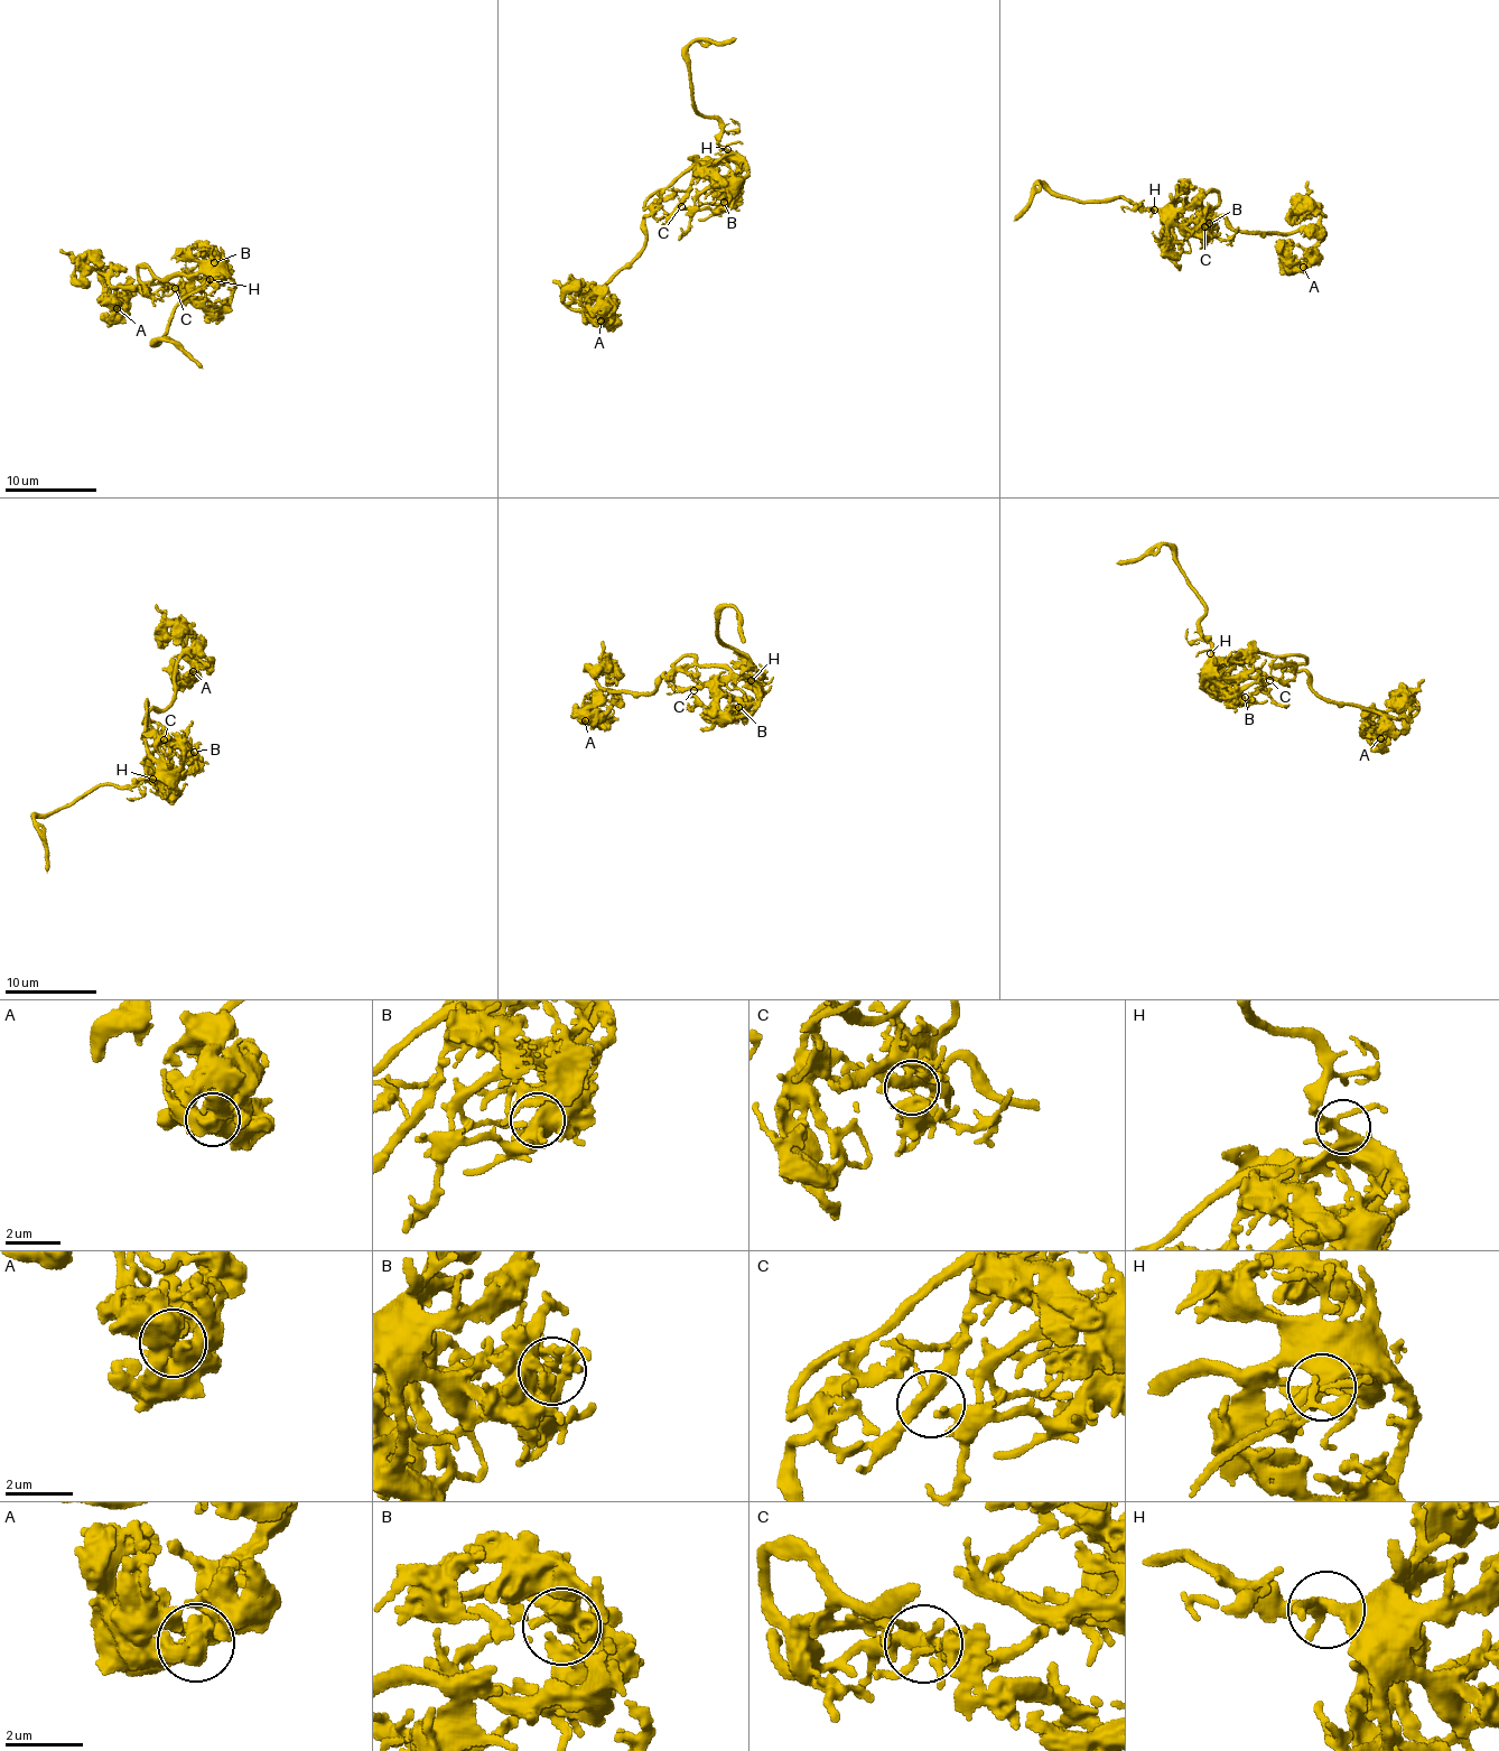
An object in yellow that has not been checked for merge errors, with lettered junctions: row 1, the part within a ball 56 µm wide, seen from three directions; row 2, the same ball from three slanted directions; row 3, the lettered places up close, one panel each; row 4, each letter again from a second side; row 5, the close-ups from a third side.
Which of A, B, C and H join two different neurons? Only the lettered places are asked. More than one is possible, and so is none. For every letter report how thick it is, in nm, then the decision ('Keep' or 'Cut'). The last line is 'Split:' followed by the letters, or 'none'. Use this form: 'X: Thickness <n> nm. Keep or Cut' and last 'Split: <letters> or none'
A: Thickness 400 nm. Keep
B: Thickness 320 nm. Keep
C: Thickness 320 nm. Keep
H: Thickness 300 nm. Keep
Split: none

